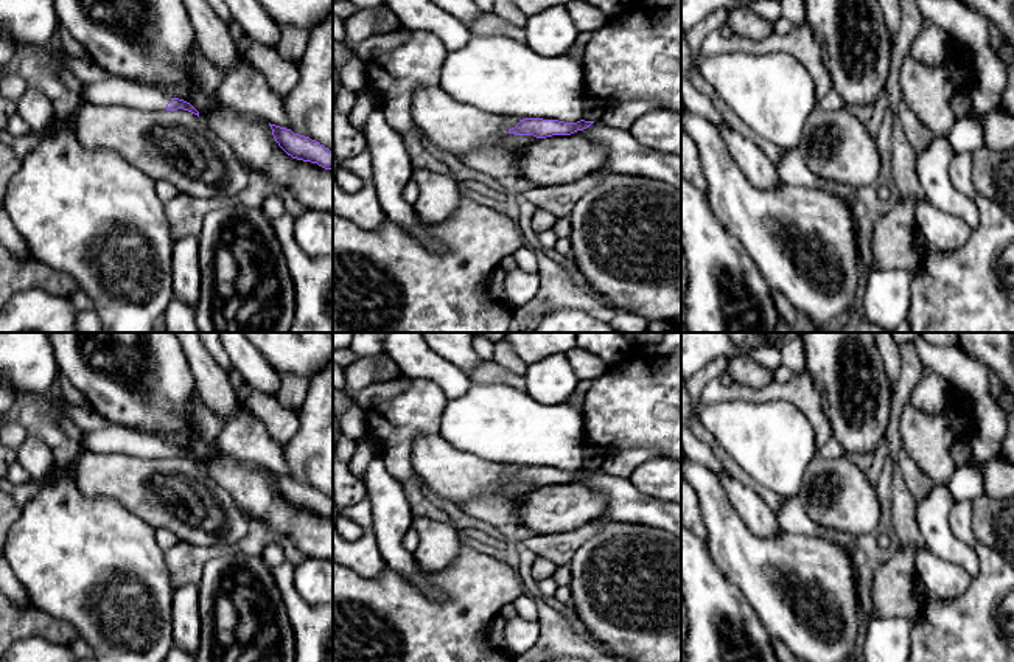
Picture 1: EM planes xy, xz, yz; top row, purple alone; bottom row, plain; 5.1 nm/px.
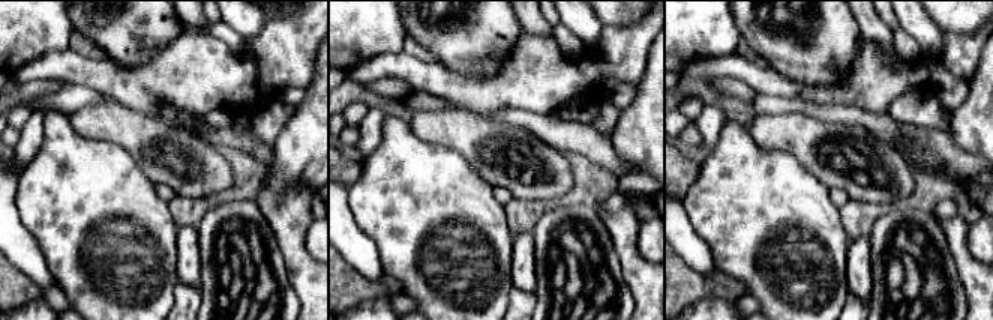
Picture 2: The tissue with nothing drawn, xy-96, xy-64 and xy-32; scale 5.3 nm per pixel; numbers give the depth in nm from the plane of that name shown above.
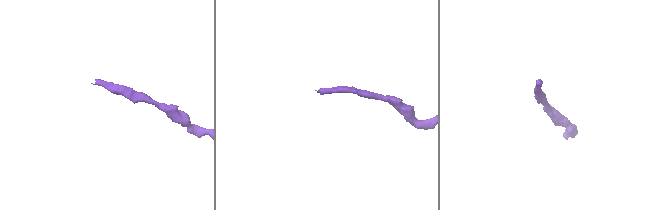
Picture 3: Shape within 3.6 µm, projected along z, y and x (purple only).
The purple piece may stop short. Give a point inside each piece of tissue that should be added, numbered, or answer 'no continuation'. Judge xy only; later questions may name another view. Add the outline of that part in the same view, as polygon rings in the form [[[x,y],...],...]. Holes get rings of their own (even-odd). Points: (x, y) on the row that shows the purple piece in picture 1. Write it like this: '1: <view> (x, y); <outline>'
1: xy (115, 90); [[[118,78],[86,84],[81,95],[89,104],[124,104],[142,110],[165,110],[173,99],[154,89]]]

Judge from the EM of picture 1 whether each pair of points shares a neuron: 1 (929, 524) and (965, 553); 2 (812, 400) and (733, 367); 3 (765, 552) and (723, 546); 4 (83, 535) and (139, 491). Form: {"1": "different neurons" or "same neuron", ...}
{"1": "same neuron", "2": "different neurons", "3": "same neuron", "4": "different neurons"}

